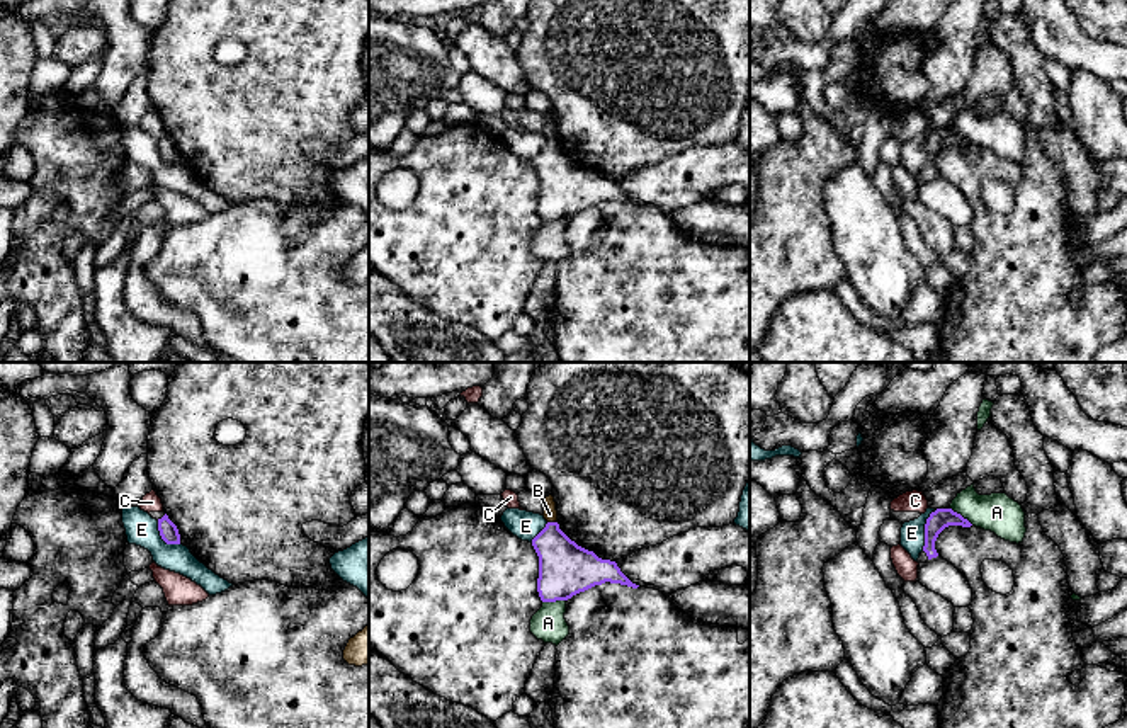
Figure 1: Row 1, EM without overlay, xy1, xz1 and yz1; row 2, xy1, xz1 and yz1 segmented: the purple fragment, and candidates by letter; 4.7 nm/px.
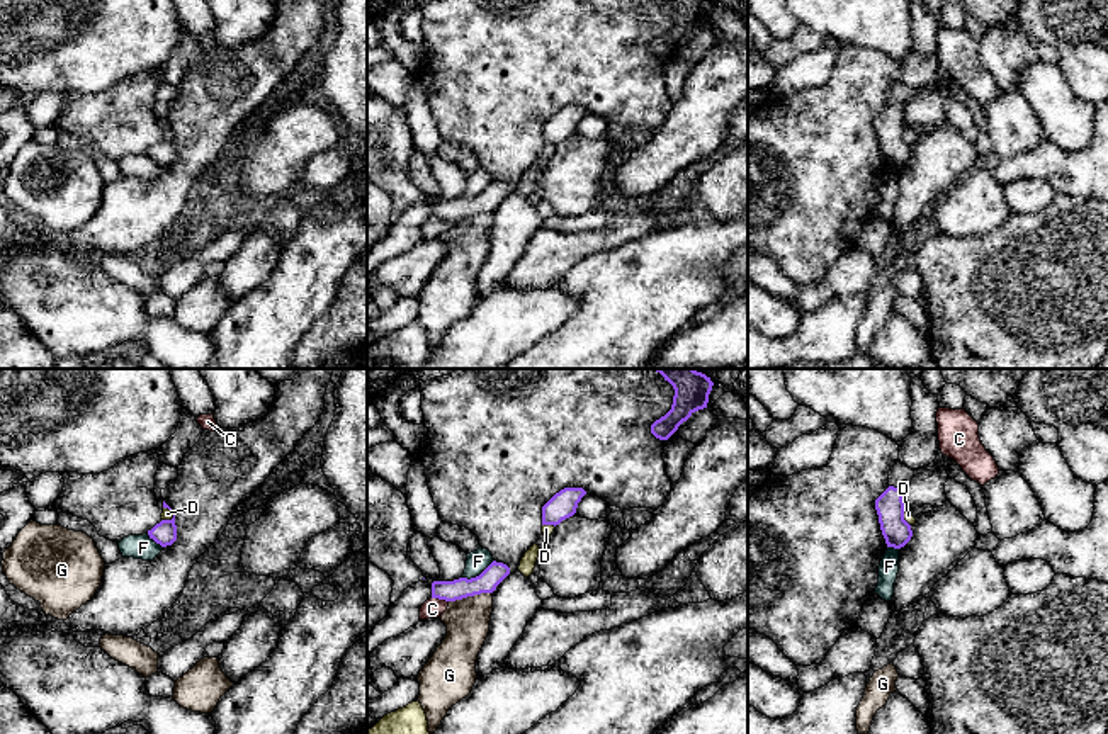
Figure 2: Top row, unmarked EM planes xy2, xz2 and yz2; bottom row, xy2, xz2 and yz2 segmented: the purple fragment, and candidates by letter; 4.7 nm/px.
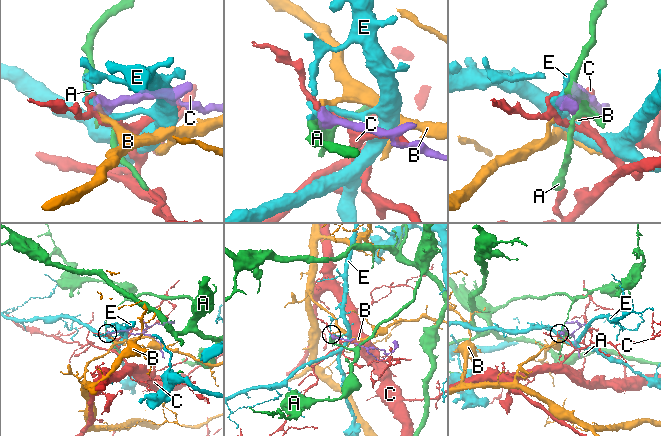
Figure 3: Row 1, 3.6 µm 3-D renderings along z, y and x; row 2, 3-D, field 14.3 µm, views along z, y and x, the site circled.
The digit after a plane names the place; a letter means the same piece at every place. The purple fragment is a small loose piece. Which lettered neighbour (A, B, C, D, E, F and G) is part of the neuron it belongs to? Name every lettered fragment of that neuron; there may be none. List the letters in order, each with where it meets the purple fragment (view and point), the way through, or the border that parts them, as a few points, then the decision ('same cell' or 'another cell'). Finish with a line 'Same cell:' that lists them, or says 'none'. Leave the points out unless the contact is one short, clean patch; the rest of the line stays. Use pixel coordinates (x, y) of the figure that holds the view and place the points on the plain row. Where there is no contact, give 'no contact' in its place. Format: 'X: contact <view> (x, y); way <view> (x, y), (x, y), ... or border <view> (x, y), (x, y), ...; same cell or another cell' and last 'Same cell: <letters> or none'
A: contact yz1 (959, 133); border yz1 (949, 126), (973, 143); another cell
B: contact xz1 (553, 142); border xz1 (548, 140), (556, 142); another cell
C: contact xz2 (440, 218); another cell
D: contact yz2 (903, 136); border yz2 (904, 128), (904, 138), (910, 145); another cell
E: contact yz1 (925, 148); border yz1 (935, 130), (927, 138), (922, 169); another cell
F: contact xz2 (480, 194); another cell
G: contact xz2 (469, 214); another cell
Same cell: none

